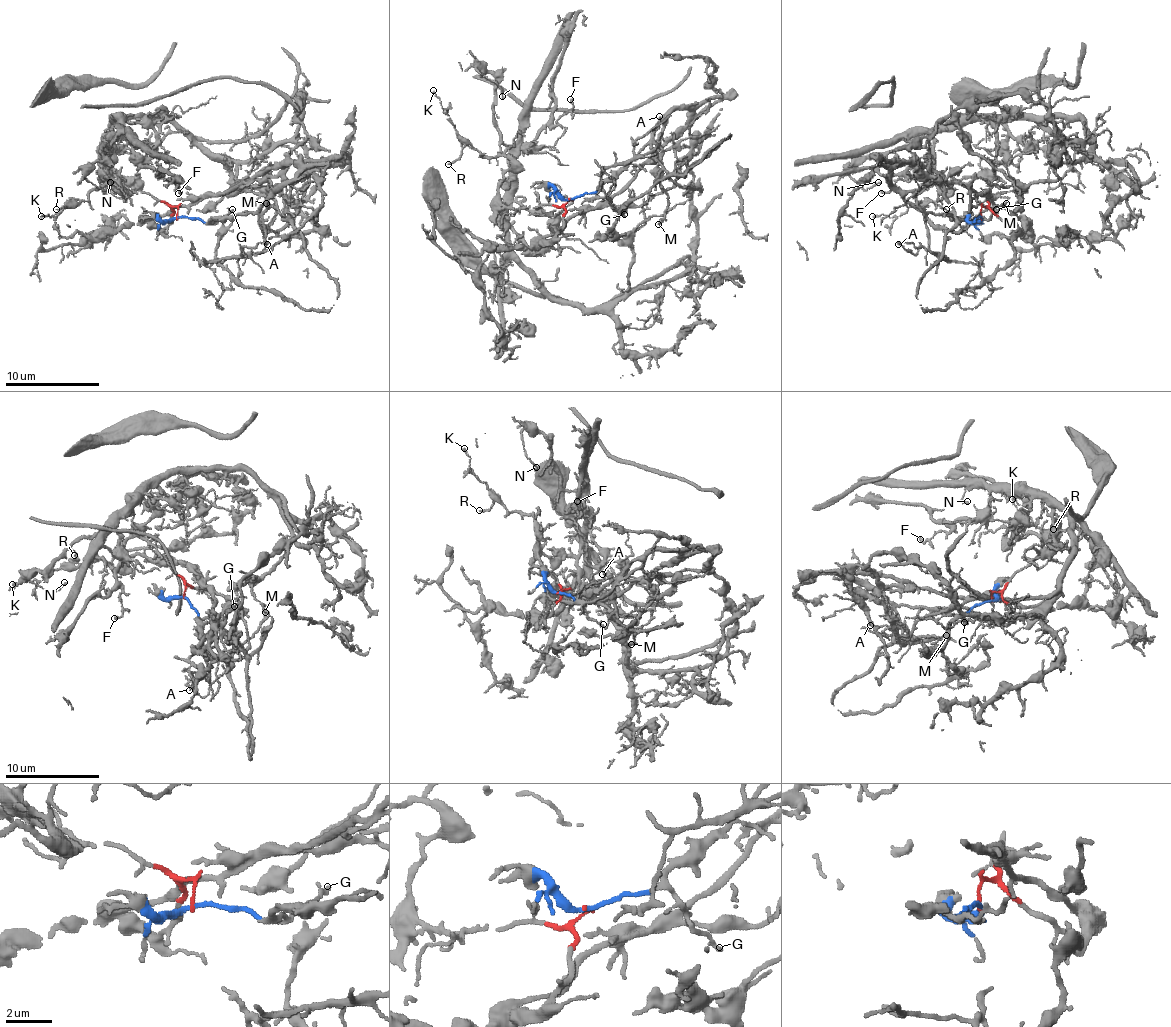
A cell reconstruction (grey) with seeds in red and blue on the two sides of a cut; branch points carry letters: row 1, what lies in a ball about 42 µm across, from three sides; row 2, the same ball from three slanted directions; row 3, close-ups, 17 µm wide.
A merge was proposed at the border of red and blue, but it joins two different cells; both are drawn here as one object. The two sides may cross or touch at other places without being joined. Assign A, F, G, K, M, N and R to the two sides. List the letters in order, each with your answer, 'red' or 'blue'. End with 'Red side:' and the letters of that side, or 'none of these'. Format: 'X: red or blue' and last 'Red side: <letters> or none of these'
A: blue
F: red
G: blue
K: red
M: blue
N: red
R: red
Red side: F, K, N, R

